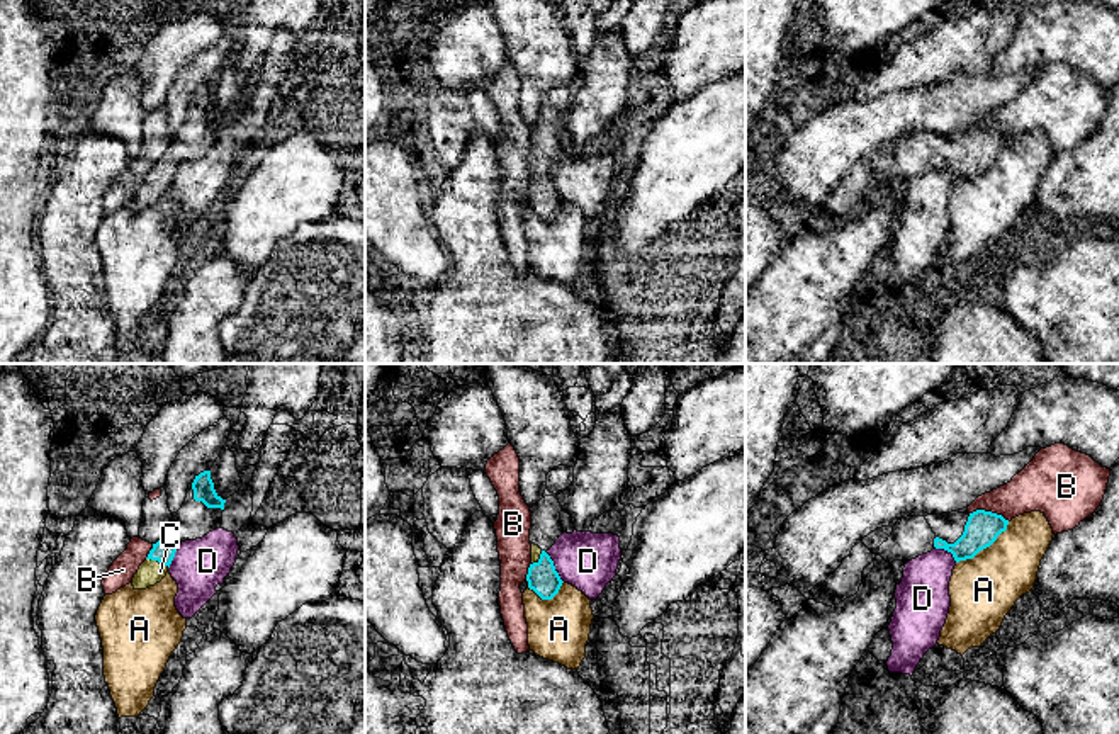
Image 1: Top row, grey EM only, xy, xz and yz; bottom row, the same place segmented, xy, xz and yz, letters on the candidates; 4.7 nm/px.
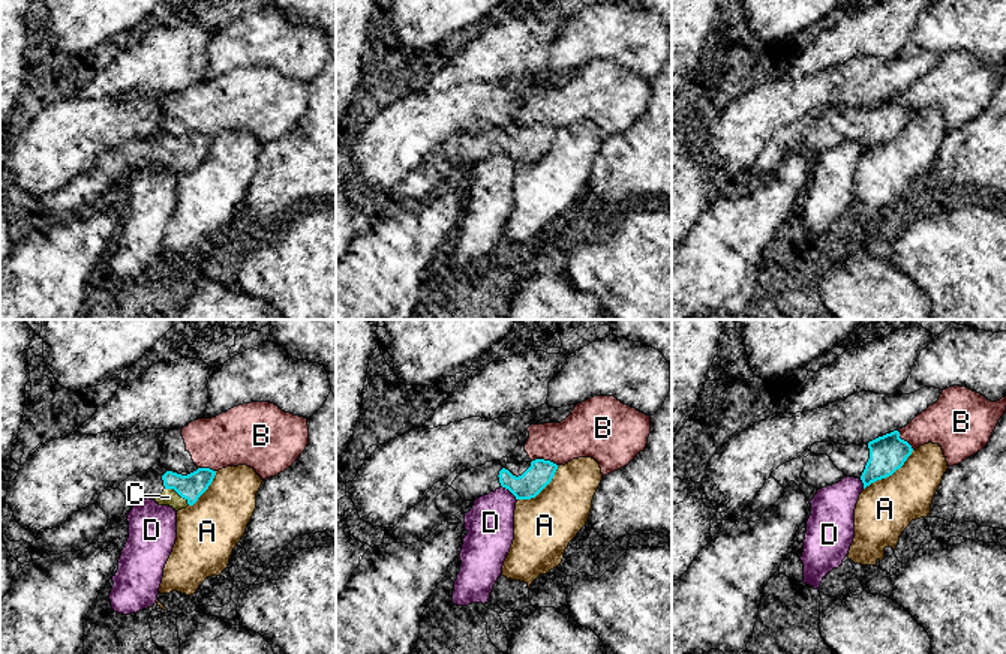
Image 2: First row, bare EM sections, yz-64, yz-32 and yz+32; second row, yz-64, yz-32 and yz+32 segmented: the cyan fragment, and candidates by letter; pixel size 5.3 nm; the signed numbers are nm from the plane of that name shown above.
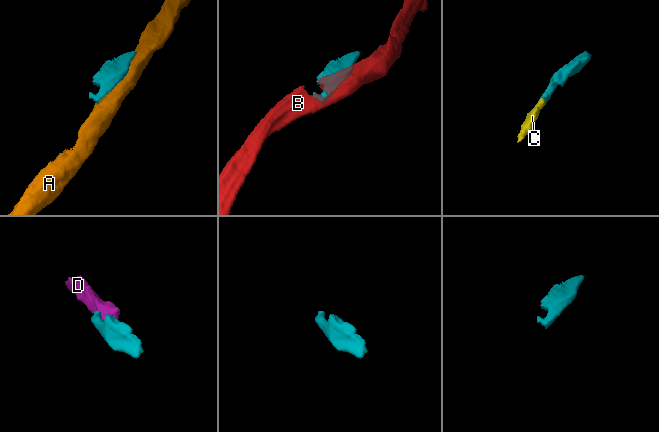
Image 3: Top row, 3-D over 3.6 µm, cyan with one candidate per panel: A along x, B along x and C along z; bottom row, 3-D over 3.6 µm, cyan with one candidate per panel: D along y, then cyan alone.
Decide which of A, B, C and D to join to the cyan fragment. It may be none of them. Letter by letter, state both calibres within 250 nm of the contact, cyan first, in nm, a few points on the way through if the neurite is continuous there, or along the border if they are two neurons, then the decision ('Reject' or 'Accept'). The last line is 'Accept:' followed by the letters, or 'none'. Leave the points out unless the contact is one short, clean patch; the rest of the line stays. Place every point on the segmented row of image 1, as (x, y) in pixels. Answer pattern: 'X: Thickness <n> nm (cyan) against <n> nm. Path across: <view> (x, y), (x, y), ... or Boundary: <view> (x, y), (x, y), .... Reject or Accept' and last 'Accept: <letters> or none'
A: Thickness 160 nm (cyan) against 320 nm. Reject
B: Thickness 160 nm (cyan) against 220 nm. Reject
C: Thickness 110 nm (cyan) against 120 nm. Path across: xy (163, 551), (158, 561), (150, 573). Accept
D: Thickness 150 nm (cyan) against 280 nm. Boundary: xz (545, 553), (564, 581). Reject
Accept: C

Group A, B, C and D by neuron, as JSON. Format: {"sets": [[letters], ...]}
{"sets": [["A"], ["B"], ["C"], ["D"]]}

